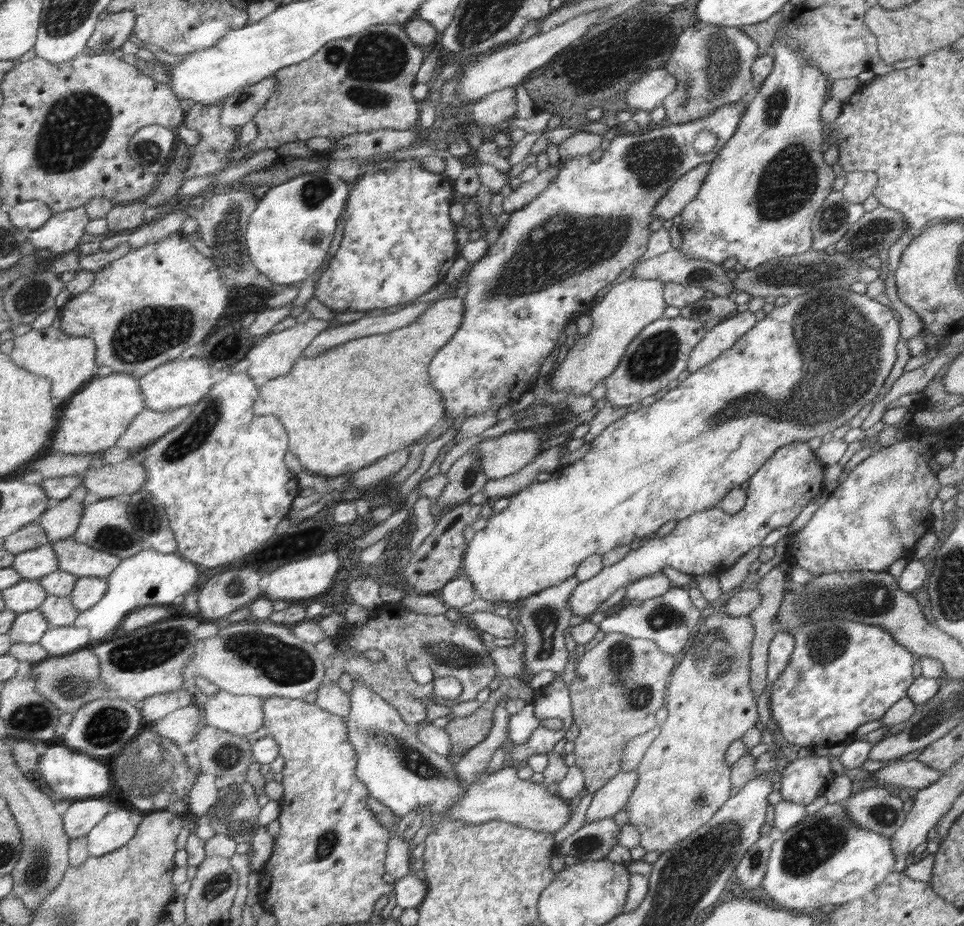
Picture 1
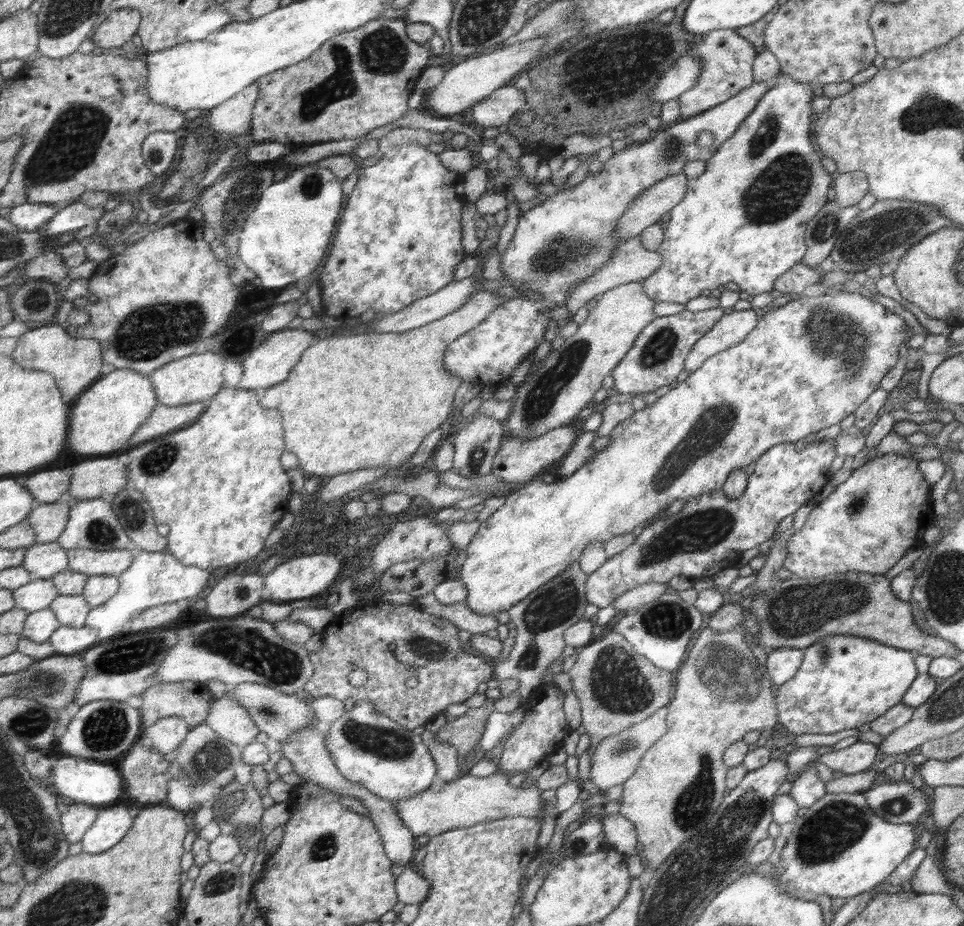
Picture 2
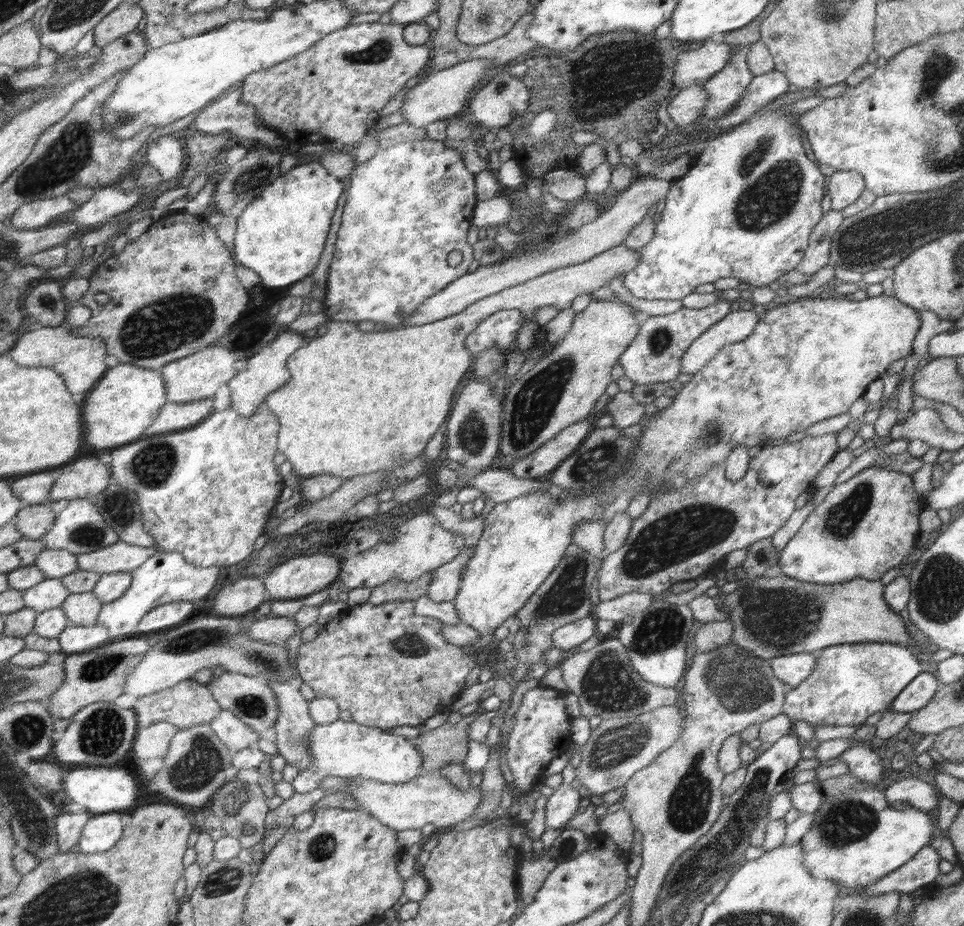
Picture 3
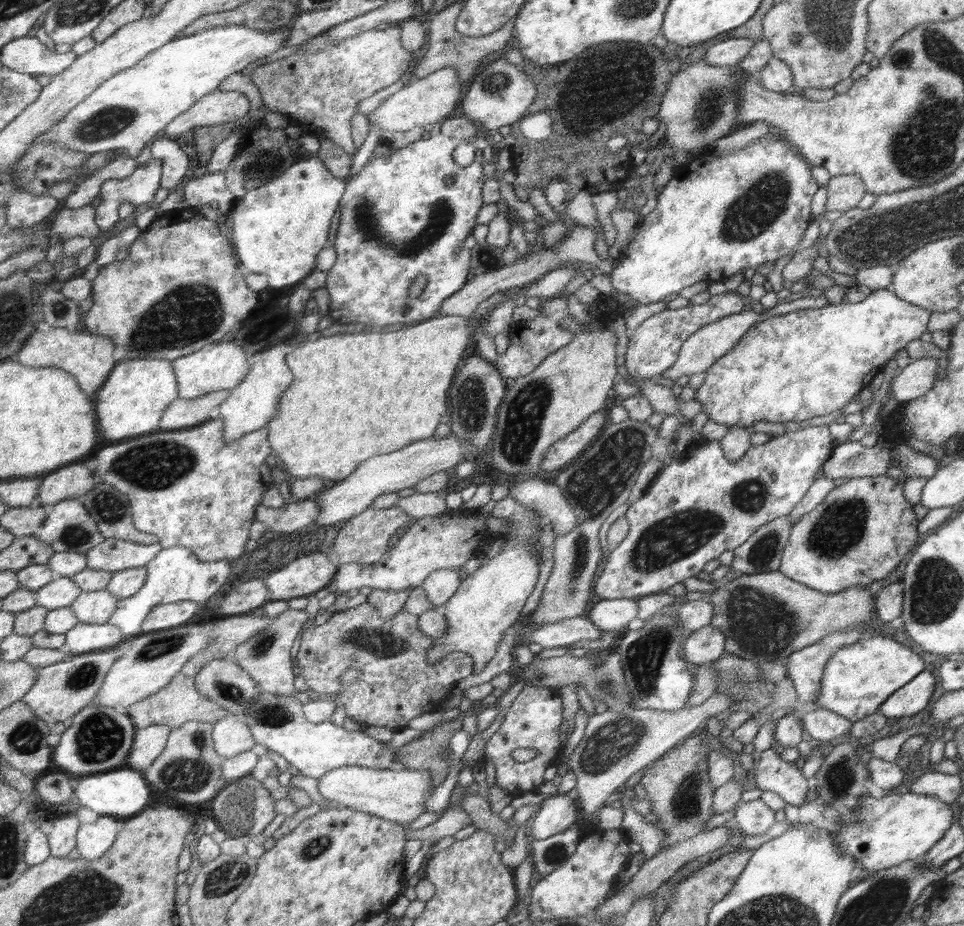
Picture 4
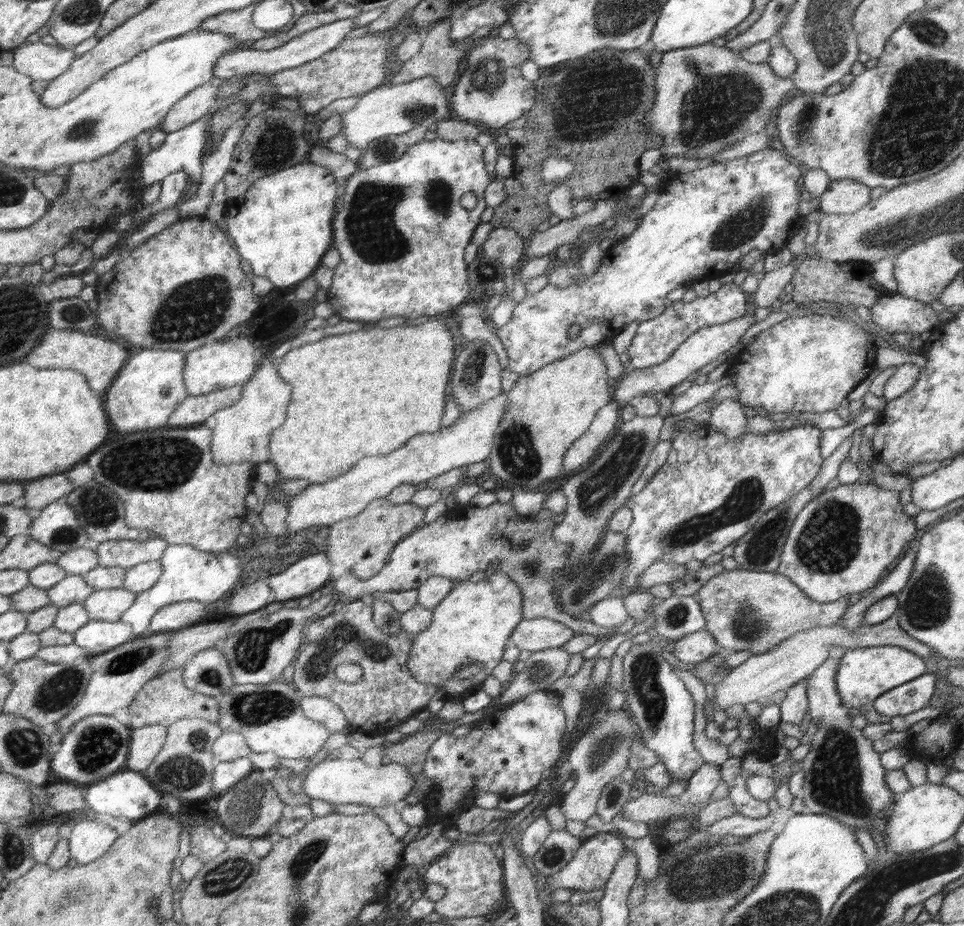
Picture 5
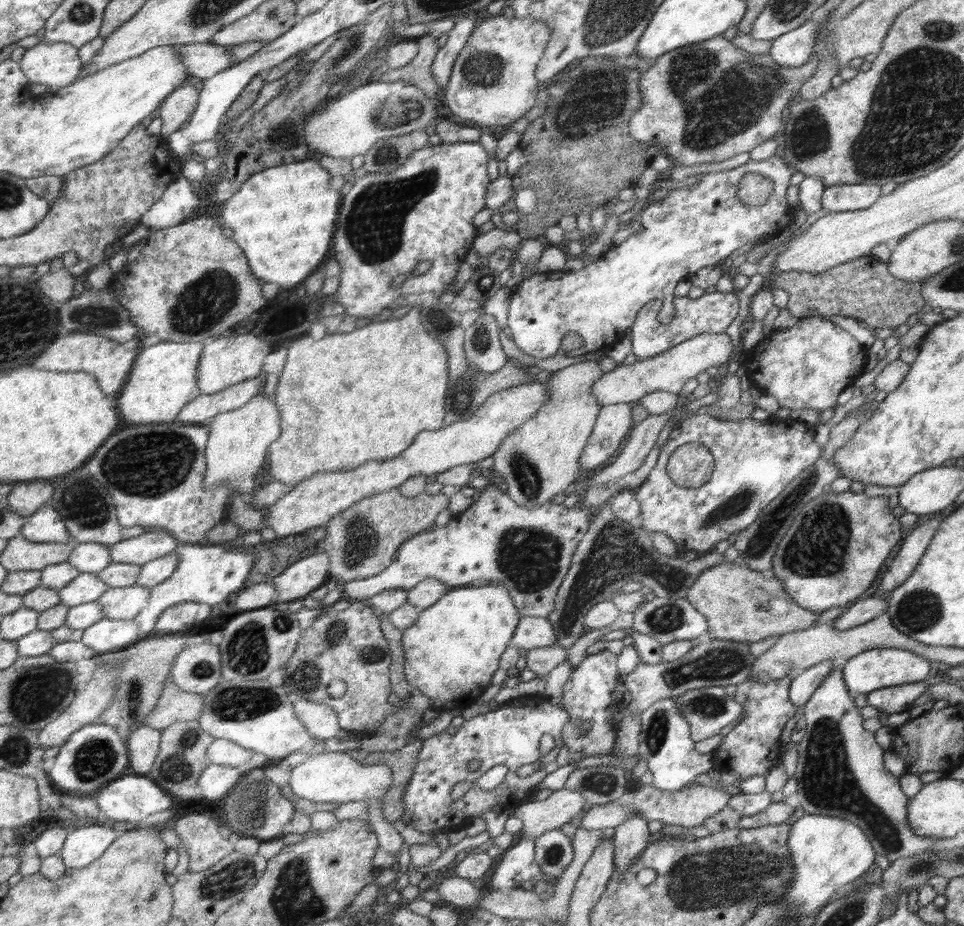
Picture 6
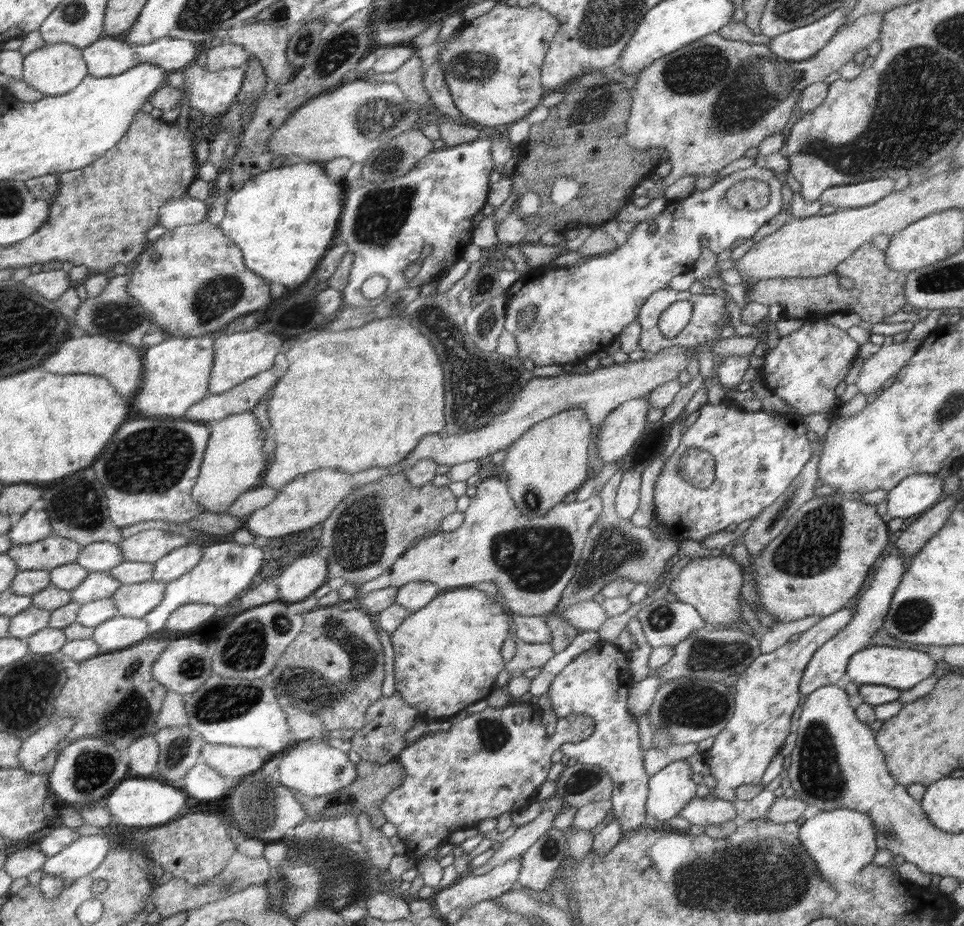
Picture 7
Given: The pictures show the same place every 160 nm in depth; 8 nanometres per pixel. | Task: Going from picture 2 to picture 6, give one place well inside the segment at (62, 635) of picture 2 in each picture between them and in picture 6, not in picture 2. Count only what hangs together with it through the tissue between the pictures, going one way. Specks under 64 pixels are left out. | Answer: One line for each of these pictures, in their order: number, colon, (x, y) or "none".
3: (73, 639)
4: (84, 637)
5: (96, 637)
6: (108, 635)

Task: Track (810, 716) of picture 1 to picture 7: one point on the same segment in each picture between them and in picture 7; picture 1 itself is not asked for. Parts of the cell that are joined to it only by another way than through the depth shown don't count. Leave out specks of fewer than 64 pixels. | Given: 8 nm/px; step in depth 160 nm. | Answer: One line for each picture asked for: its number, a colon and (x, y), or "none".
2: (843, 681)
3: (849, 682)
4: (858, 678)
5: (863, 674)
6: (870, 670)
7: (892, 666)

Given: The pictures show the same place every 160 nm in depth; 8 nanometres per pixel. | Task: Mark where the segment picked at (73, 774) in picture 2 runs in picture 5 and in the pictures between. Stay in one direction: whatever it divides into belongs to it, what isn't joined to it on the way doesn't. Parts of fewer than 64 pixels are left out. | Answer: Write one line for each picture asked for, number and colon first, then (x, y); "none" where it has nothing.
3: (101, 790)
4: (122, 793)
5: (127, 795)

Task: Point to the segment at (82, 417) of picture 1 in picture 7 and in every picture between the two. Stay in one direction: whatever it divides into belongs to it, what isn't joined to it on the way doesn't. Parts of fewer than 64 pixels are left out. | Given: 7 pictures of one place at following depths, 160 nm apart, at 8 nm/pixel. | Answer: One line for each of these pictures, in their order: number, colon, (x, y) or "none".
2: (107, 415)
3: (126, 401)
4: (131, 402)
5: (146, 391)
6: (163, 381)
7: (176, 376)

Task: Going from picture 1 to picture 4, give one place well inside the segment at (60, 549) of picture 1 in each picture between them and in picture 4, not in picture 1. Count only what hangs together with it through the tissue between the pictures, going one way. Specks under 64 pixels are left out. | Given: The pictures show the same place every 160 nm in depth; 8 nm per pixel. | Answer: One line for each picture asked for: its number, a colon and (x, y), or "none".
2: (91, 562)
3: (119, 557)
4: (114, 555)

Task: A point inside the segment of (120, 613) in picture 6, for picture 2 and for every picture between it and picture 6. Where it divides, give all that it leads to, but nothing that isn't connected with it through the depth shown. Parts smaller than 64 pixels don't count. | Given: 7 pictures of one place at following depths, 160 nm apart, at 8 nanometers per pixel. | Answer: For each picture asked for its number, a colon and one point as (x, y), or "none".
2: (71, 610)
3: (83, 608)
4: (96, 607)
5: (108, 605)

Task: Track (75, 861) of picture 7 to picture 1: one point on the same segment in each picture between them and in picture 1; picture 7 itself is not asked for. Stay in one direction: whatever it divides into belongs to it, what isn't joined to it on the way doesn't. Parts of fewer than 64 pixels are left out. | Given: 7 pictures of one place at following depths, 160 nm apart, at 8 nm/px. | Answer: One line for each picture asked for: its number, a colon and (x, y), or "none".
1: (118, 827)
2: (111, 825)
3: (102, 832)
4: (92, 840)
5: (89, 840)
6: (85, 843)

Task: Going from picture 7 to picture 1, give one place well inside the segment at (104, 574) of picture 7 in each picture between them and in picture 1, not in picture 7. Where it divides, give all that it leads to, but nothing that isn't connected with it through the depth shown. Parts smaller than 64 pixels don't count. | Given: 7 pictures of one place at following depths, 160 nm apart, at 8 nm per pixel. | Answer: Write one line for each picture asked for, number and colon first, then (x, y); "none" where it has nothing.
1: (25, 595)
2: (37, 594)
3: (50, 593)
4: (61, 592)
5: (73, 588)
6: (86, 586)

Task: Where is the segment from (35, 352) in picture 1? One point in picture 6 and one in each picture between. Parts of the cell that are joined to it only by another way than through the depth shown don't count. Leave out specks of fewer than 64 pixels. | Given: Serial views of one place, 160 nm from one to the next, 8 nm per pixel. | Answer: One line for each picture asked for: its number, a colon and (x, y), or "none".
2: (75, 363)
3: (80, 360)
4: (88, 357)
5: (100, 360)
6: (111, 363)

